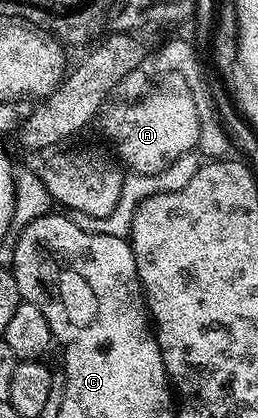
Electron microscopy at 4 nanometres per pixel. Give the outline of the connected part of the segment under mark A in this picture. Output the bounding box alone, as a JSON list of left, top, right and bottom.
[104,85,201,174]

